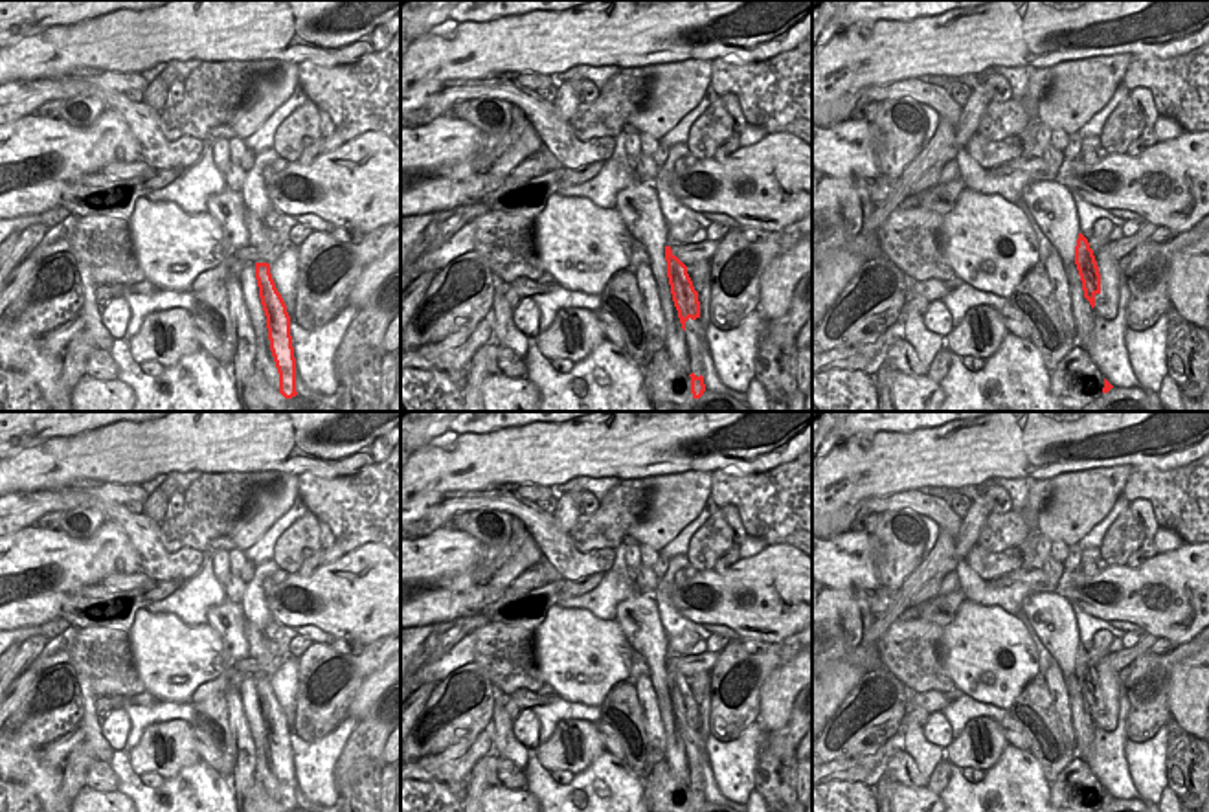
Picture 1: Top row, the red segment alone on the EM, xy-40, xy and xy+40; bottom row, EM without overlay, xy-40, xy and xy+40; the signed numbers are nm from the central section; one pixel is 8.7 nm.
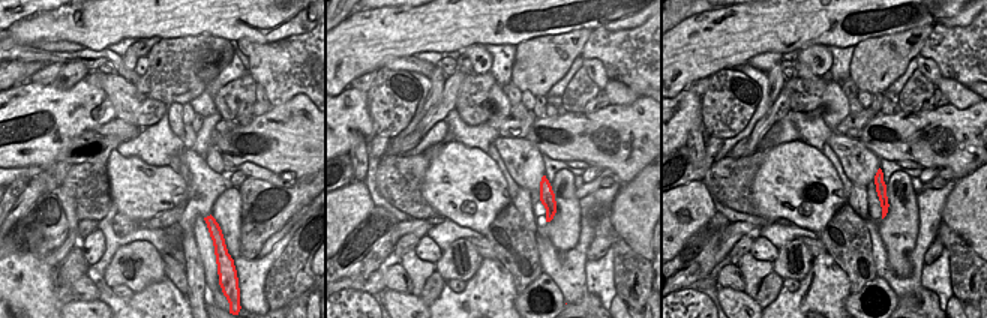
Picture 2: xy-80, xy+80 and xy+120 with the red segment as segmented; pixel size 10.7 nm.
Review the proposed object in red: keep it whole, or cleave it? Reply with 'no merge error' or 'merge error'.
no merge error

